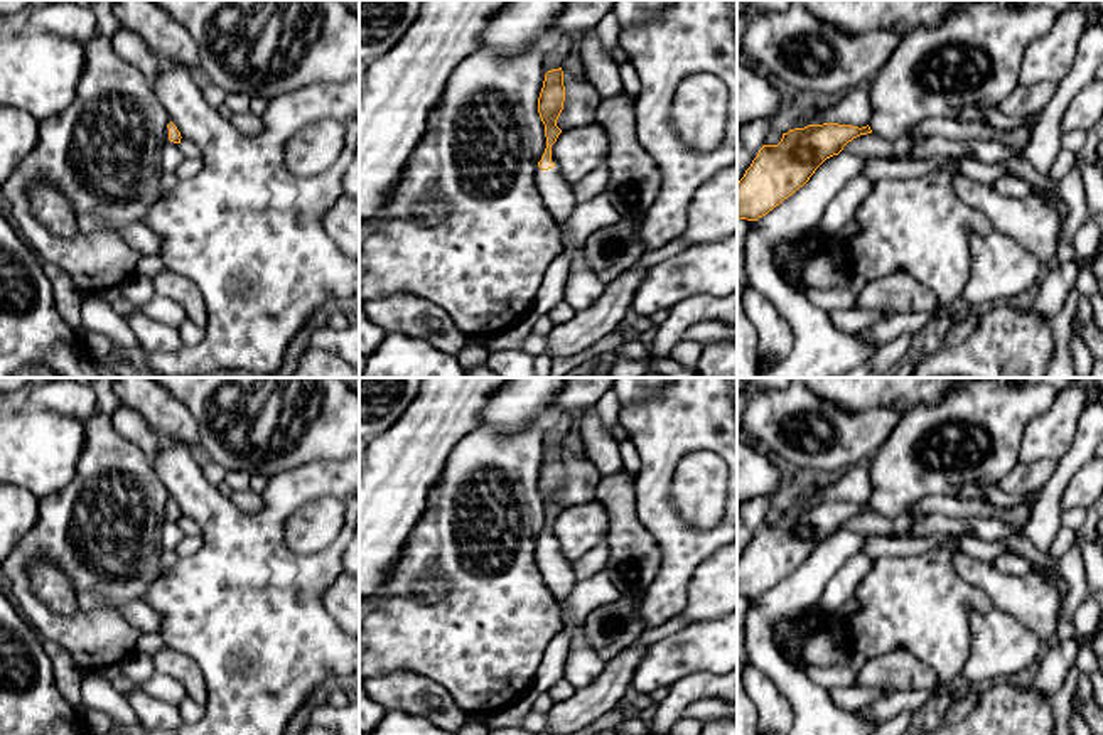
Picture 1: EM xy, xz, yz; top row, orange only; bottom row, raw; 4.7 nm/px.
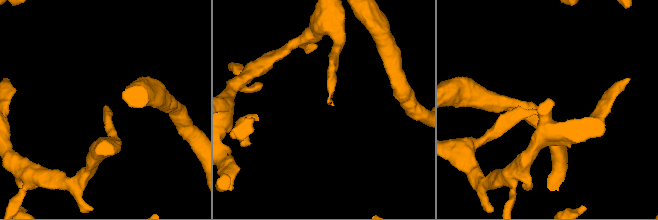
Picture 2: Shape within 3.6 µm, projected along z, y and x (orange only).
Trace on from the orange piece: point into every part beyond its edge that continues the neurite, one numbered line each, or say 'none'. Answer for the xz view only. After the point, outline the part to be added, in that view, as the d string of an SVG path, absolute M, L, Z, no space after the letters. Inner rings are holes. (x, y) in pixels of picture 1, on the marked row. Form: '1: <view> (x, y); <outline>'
1: xz (555, 193); M552 157L552 162L555 164L553 157ZM557 164L553 169L548 169L548 170L541 170L538 167L535 172L535 180L536 180L536 185L538 185L538 190L541 194L545 206L548 207L548 211L552 212L552 216L555 217L555 221L558 223L562 229L562 241L565 243L567 241L567 221L575 207L573 192L570 185L562 179L562 172Z

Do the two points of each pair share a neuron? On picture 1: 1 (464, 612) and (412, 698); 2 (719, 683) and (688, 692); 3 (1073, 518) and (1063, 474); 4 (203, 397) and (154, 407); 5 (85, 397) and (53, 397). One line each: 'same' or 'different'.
1: different
2: same
3: different
4: different
5: same

